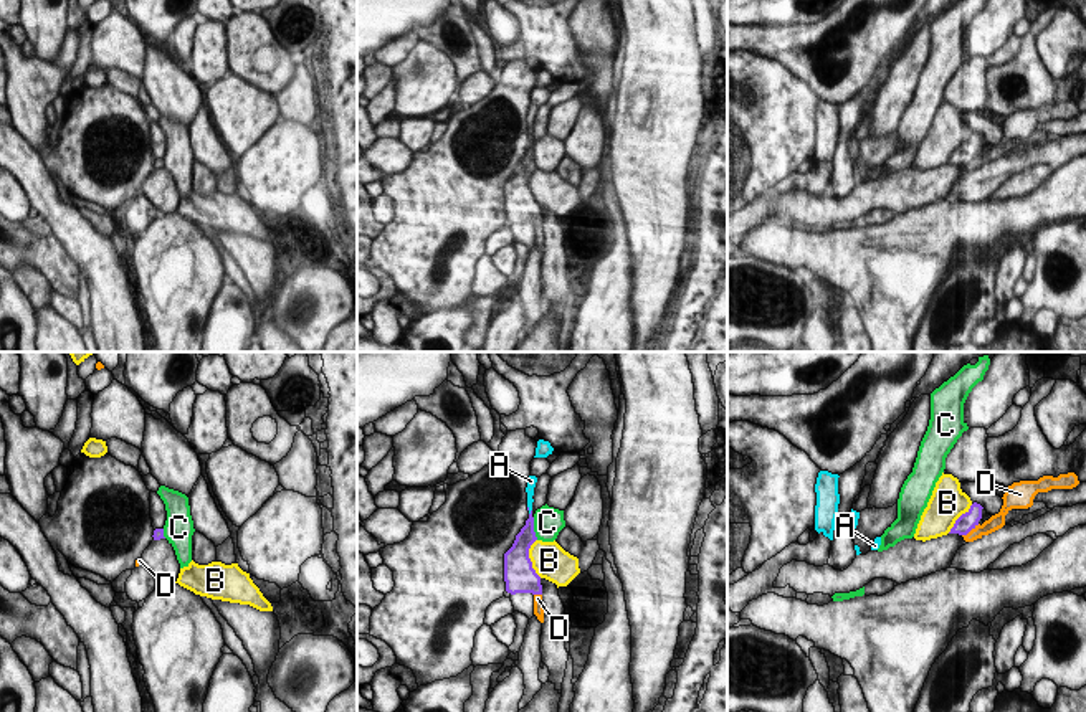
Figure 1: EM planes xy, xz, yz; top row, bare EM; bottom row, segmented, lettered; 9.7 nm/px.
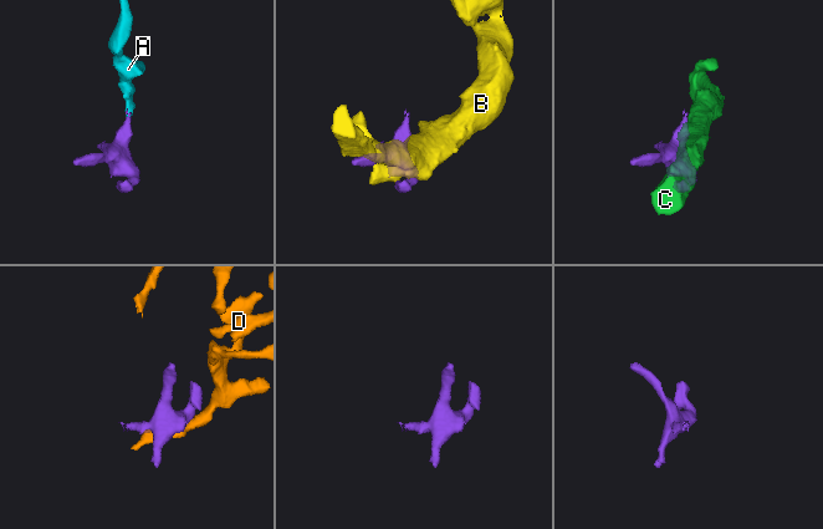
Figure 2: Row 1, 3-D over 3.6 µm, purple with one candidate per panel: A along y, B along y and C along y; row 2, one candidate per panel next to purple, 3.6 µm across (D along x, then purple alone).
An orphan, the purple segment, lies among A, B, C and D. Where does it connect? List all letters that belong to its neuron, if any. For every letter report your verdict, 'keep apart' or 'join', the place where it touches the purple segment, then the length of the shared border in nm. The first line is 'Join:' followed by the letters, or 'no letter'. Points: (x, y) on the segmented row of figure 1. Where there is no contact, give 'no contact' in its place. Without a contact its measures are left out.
Join: A
A: join | xz (531, 511) | 100 nm
B: keep apart | xz (529, 559) | 380 nm
C: keep apart | xz (533, 529) | 220 nm
D: keep apart | yz (971, 529) | 220 nm

